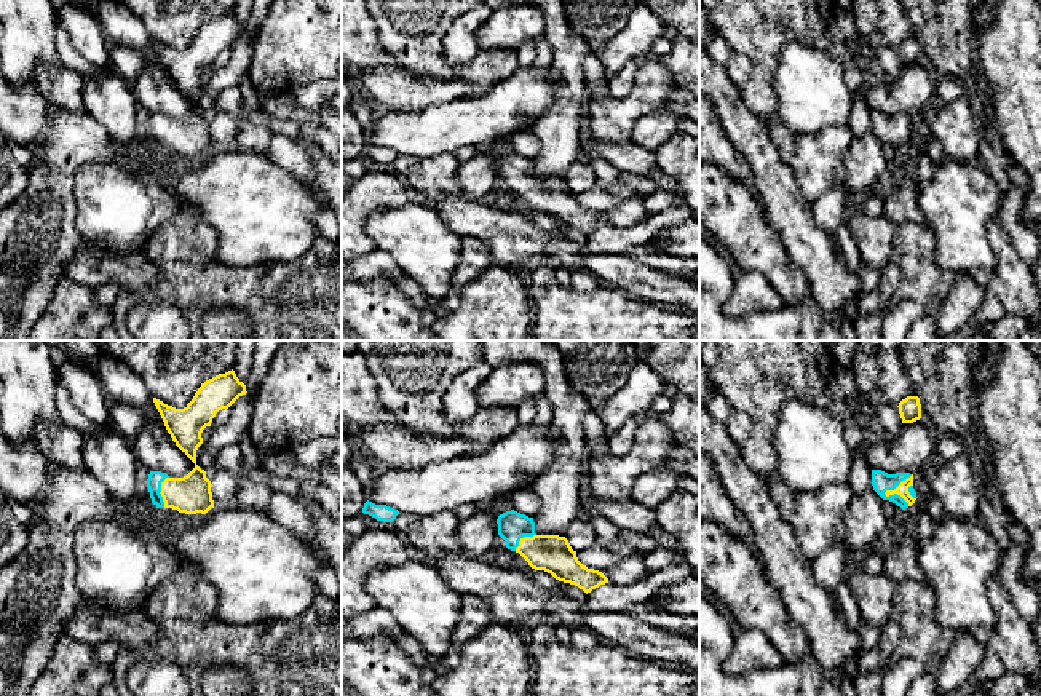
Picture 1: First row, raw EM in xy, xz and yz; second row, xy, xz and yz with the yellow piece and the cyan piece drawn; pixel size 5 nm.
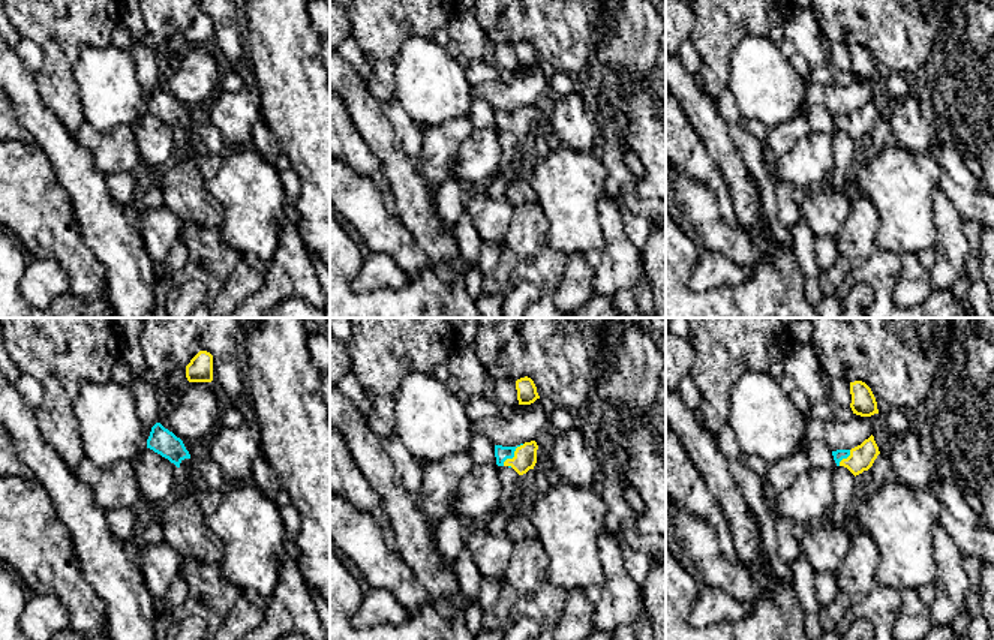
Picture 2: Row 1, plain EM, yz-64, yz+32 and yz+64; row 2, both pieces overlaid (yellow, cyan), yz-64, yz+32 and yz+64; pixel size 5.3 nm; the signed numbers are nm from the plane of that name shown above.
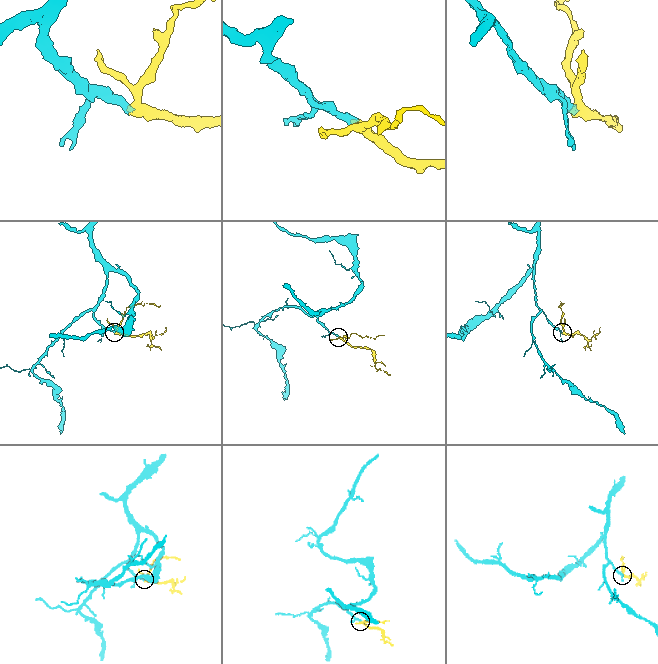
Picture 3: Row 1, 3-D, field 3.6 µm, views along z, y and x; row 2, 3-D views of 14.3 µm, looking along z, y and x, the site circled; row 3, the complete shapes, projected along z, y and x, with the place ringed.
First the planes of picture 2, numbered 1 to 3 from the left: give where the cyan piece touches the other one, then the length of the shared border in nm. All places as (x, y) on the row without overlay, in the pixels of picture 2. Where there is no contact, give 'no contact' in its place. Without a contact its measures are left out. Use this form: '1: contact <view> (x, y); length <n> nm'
1: no contact
2: contact yz+32 (514, 119); length 170 nm
3: contact yz+64 (844, 123); length 110 nm

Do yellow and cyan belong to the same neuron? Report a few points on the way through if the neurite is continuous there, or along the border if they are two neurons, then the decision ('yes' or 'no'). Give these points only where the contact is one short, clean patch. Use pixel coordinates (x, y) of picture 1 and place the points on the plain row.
across yz (902, 131), (899, 126), (885, 126), (882, 123) | yes

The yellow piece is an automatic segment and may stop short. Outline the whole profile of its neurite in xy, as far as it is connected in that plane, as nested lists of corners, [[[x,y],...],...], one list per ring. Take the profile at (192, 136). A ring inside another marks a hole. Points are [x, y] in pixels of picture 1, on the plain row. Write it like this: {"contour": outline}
{"contour": [[[232,11],[201,26],[184,51],[176,51],[153,40],[172,83],[195,105],[195,110],[184,120],[150,113],[147,129],[156,150],[172,150],[185,157],[206,157],[214,150],[212,126],[206,120],[206,113],[196,107],[196,93],[203,86],[201,75],[211,69],[219,53],[228,51],[246,35],[246,27]]]}

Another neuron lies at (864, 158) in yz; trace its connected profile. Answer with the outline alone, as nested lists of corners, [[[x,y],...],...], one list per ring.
[[[875,133],[853,137],[845,155],[846,173],[840,187],[853,201],[864,196],[865,190],[888,169],[883,141]]]

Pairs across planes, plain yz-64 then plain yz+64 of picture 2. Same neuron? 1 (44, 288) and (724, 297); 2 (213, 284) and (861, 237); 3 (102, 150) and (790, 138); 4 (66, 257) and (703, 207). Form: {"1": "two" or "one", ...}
{"1": "two", "2": "one", "3": "one", "4": "one"}

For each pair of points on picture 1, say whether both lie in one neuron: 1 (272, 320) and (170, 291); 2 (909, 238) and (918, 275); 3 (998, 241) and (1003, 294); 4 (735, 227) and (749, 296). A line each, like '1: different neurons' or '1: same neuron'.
1: same neuron
2: same neuron
3: same neuron
4: different neurons

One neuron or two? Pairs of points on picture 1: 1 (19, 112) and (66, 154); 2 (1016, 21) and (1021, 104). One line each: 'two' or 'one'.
1: two
2: one

